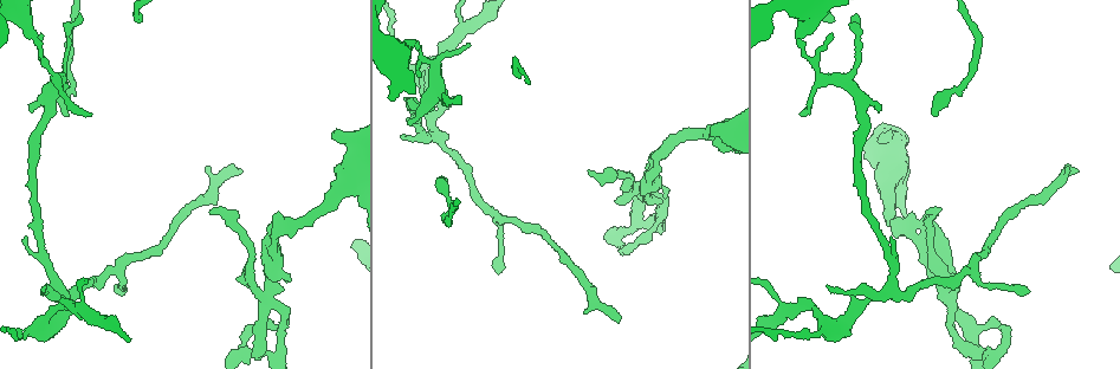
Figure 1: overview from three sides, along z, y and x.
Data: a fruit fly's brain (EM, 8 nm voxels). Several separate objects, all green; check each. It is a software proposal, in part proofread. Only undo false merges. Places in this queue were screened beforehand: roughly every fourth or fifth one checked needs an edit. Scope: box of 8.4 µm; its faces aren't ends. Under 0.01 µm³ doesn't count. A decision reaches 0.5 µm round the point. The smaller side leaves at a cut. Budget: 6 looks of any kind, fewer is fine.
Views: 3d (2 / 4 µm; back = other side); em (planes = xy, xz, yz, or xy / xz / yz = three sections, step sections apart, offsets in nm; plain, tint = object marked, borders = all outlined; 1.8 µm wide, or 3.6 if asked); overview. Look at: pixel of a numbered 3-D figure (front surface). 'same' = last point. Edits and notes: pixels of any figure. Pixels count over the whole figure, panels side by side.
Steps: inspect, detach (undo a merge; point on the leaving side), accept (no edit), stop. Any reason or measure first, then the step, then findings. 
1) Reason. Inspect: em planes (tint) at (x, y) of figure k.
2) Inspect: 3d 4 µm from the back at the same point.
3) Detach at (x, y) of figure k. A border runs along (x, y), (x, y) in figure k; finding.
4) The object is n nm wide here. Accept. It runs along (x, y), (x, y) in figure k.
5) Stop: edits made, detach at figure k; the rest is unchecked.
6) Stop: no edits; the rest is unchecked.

Arms run side by side. Inspect: 3d 4 µm at (952, 293) of figure 1.

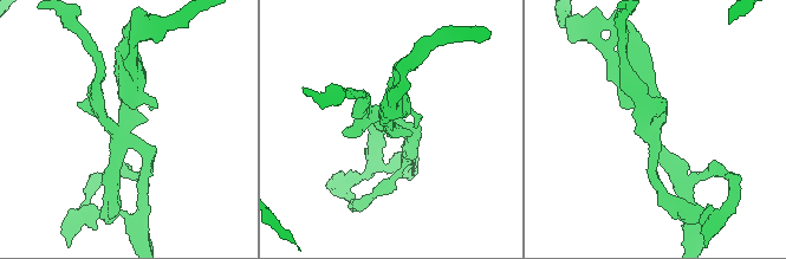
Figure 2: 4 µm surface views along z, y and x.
4 arms meet here. Inspect: em planes (tint) at (657, 128) of figure 2.

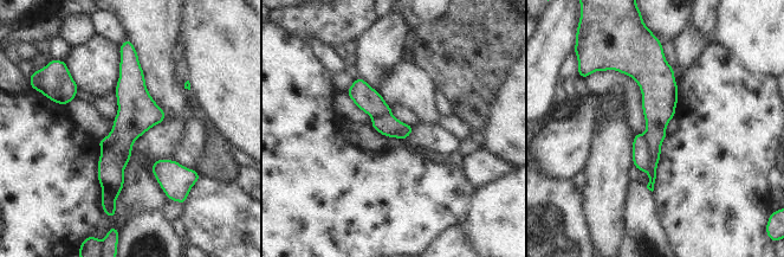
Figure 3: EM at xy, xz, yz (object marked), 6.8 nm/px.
Detach at (641, 156) of figure 3. A border runs along (643, 135), (649, 154), (646, 169) in figure 3; a second neuron is stuck on.

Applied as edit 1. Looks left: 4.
Looks like a crossing. Inspect: 3d 4 µm at (438, 136) of figure 1.

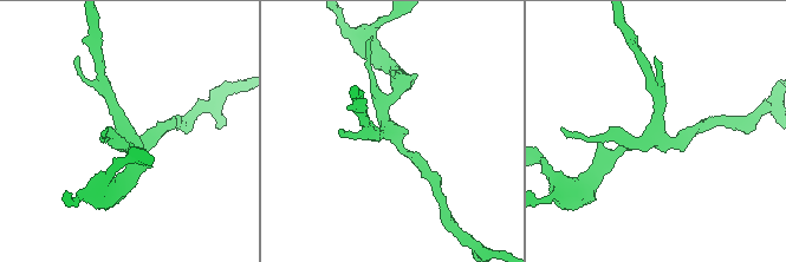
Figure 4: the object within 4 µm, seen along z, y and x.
4 arms meet here. Inspect: em planes (tint) at (657, 133) of figure 4.

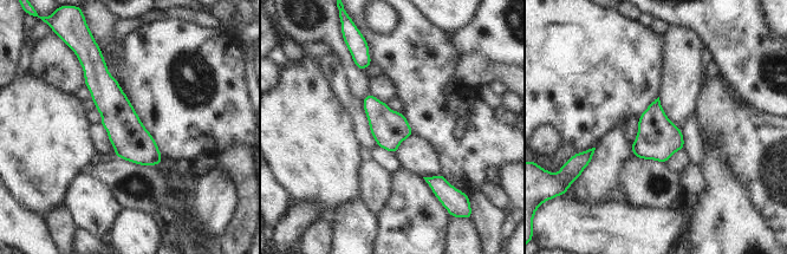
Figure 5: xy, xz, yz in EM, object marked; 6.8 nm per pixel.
Accept. It runs along (91, 70), (123, 126), (157, 161) in figure 5; one neuron here.

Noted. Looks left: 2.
Sudden change in width. Inspect: em planes (tint) at (437, 88) of figure 1.

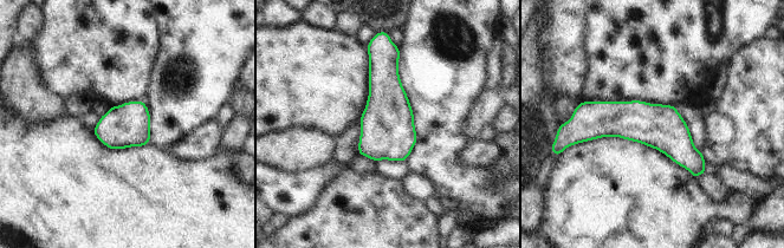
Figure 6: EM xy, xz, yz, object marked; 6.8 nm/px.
Accept. It runs along (582, 119), (656, 125), (701, 170) in figure 6; all the same neuron.

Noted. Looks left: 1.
Stop: edits made, detach at figure 3; the rest is unchecked.

